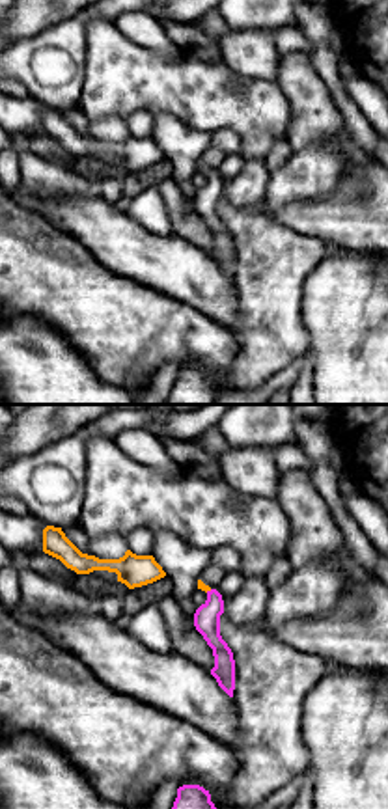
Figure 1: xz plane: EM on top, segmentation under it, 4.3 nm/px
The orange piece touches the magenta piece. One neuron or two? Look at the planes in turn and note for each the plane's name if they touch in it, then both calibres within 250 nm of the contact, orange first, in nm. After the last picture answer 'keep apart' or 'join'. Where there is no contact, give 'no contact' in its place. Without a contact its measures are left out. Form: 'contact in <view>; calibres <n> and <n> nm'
contact in xz; calibres 40 and 110 nm

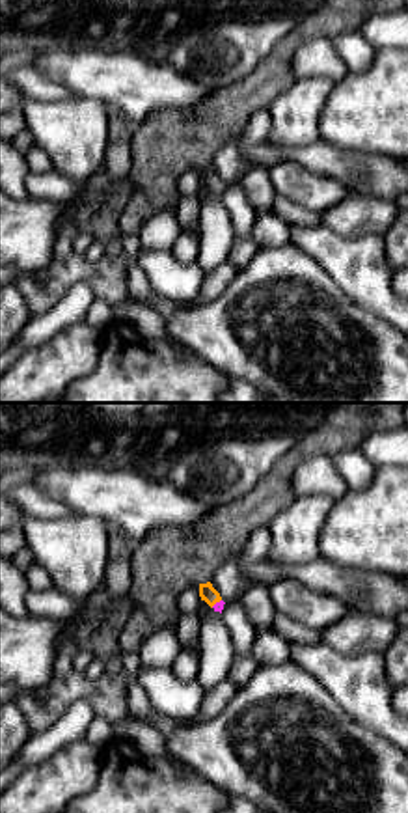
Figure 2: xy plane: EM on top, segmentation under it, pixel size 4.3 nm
contact in xy; calibres 70 and 50 nm

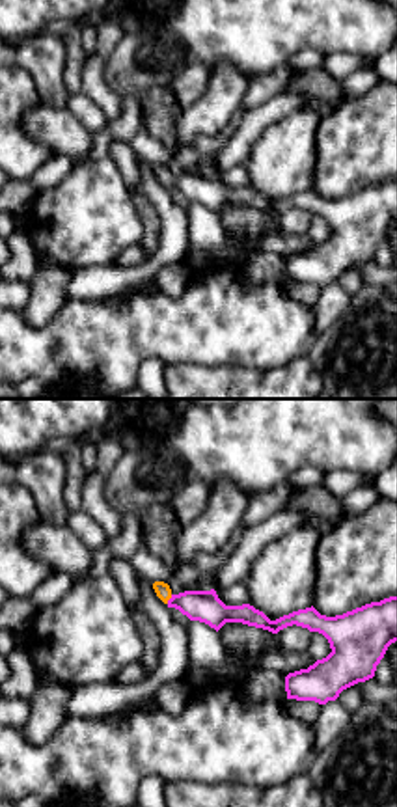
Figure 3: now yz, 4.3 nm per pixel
contact in yz; calibres 70 and 140 nm

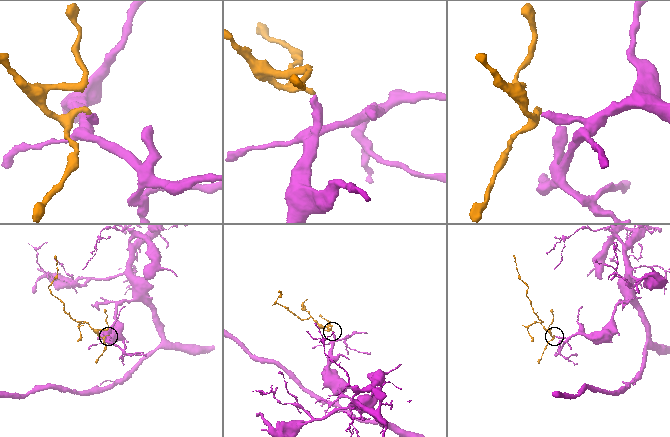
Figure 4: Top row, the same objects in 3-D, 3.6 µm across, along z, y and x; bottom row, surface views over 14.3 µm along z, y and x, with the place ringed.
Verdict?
join

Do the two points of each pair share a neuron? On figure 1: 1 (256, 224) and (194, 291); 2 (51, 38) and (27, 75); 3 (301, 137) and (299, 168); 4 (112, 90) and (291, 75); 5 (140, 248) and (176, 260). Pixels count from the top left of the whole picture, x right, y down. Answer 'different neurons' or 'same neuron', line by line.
1: different neurons
2: same neuron
3: different neurons
4: different neurons
5: same neuron

